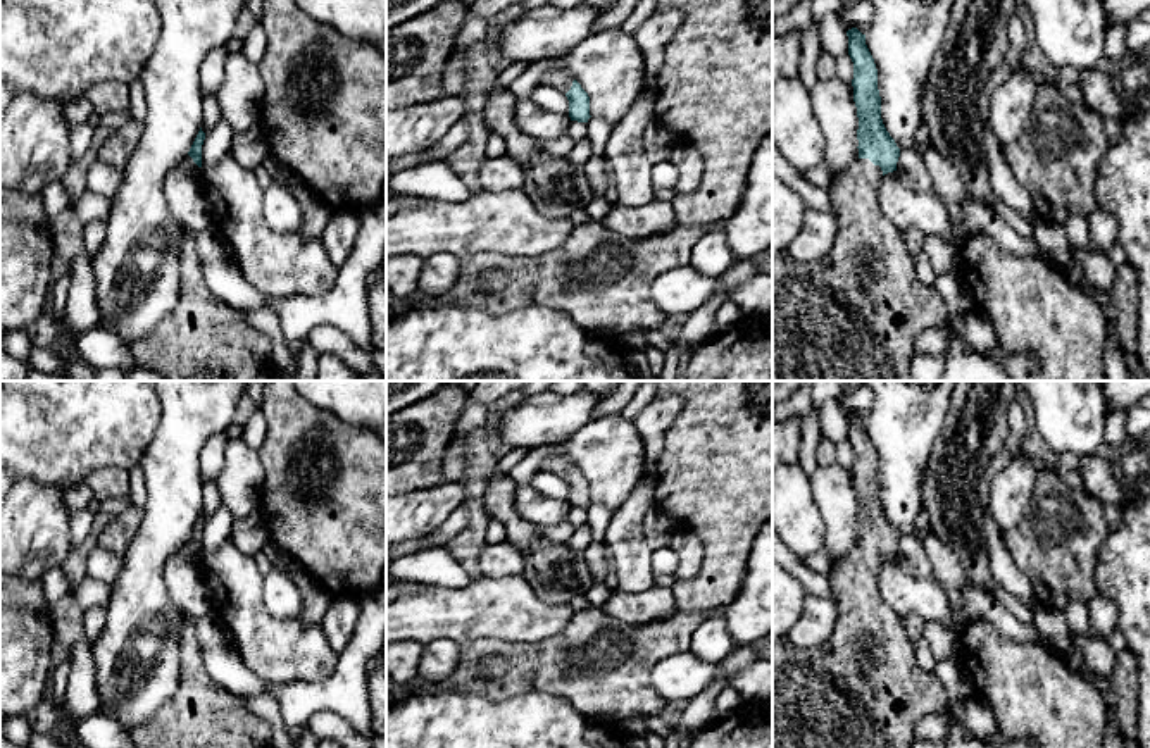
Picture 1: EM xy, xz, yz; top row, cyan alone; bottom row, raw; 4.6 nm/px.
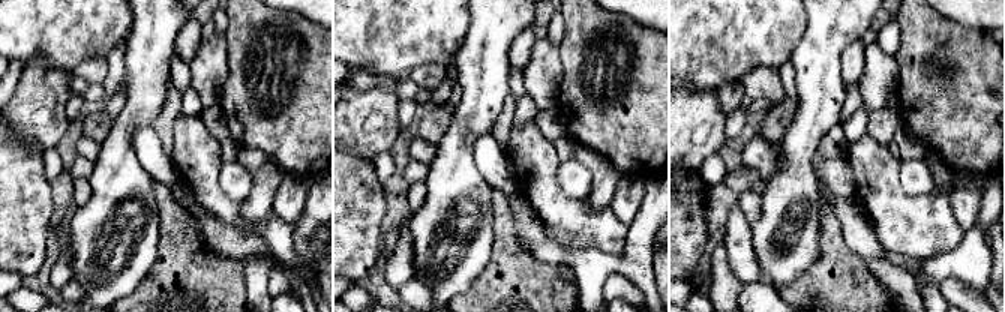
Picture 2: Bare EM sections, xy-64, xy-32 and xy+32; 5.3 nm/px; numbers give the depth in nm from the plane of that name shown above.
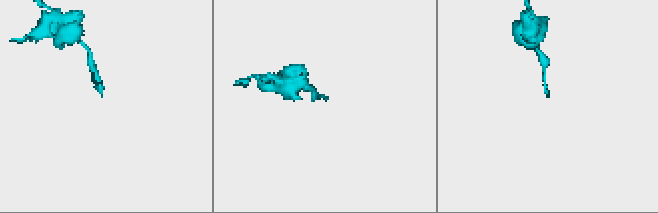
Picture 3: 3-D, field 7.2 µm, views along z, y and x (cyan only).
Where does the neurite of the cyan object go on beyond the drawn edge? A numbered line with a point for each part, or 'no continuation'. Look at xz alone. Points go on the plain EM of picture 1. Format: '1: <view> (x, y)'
1: xz (559, 466)

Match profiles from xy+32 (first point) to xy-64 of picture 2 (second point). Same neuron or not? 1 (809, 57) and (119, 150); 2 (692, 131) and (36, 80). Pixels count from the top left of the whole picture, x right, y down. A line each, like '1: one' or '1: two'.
1: one
2: one

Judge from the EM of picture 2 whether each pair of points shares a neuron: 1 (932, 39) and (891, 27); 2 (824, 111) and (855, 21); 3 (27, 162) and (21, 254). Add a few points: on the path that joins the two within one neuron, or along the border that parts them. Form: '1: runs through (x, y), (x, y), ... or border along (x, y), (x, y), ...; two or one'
1: border along (897, 18), (900, 48), (894, 56); two
2: runs through (824, 89), (824, 53), (833, 44); one
3: runs through (21, 185), (21, 231); one

